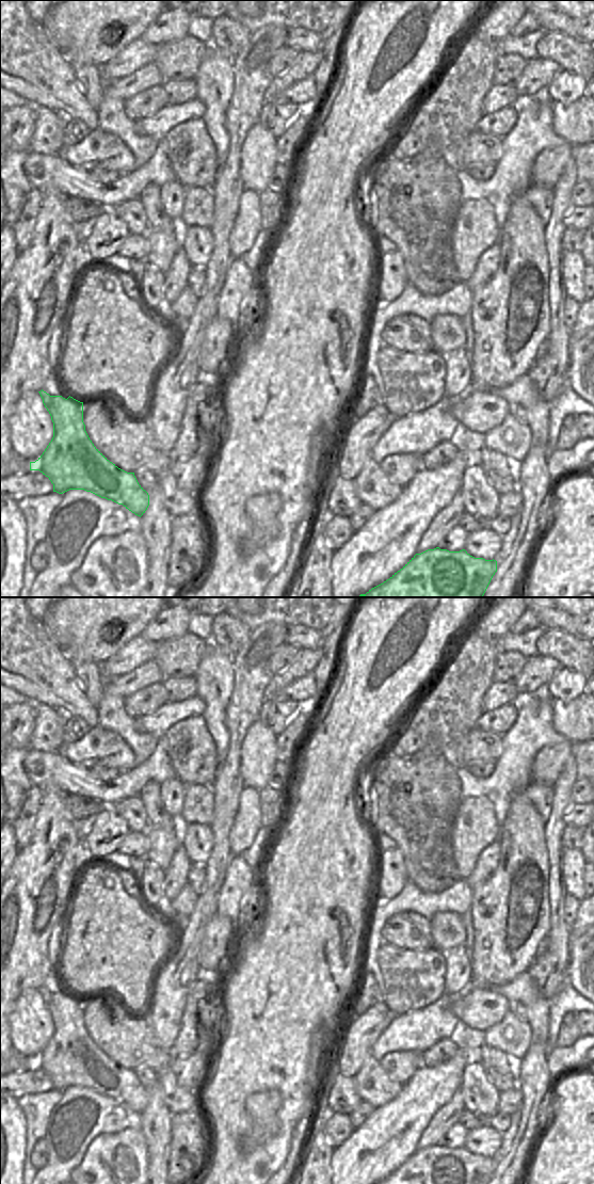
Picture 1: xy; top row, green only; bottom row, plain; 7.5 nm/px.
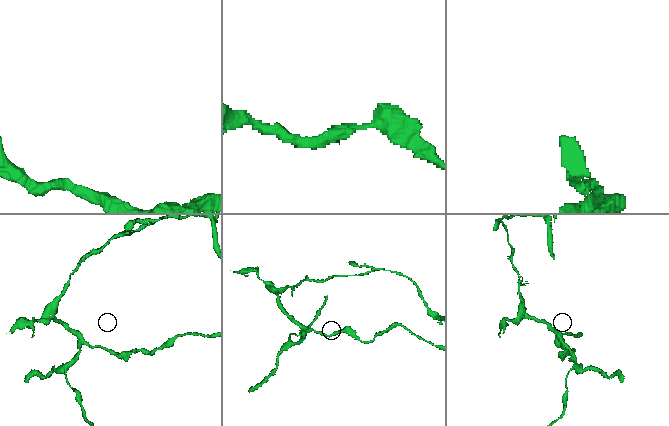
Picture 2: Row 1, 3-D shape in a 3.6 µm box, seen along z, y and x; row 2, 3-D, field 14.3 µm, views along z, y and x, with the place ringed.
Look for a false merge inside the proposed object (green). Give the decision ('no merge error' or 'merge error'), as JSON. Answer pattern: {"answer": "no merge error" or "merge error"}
{"answer": "no merge error"}

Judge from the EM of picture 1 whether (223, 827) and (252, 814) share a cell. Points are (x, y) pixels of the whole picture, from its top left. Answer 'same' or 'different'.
different

